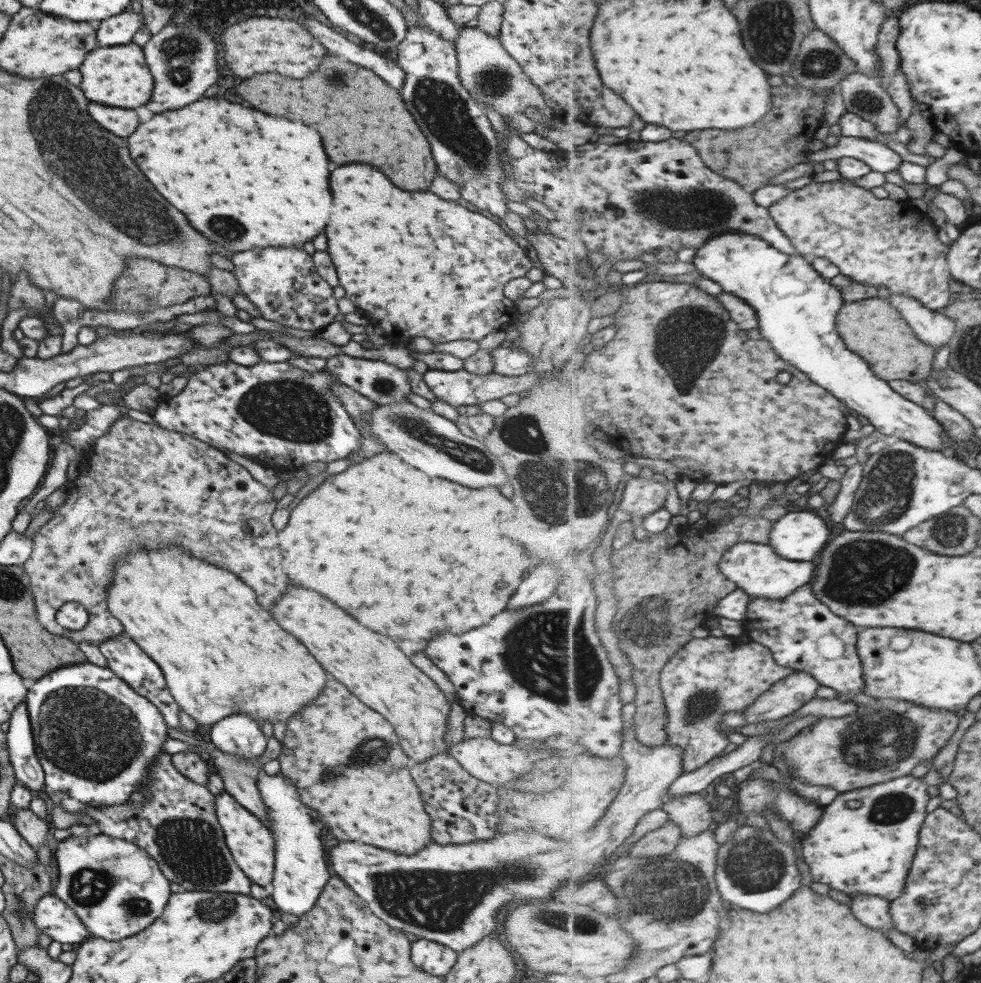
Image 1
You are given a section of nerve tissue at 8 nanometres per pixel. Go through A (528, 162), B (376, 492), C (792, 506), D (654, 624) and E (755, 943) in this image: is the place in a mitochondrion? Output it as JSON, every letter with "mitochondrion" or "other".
{"A":"other","B":"other","C":"other","D":"mitochondrion","E":"other"}

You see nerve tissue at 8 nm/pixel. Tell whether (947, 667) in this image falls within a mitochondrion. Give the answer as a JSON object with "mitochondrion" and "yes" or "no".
{"mitochondrion":"no"}

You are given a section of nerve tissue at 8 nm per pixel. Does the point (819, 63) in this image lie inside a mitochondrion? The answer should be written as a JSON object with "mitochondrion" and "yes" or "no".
{"mitochondrion":"yes"}

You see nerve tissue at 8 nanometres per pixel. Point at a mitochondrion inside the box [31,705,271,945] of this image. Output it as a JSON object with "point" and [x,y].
{"point":[189,846]}

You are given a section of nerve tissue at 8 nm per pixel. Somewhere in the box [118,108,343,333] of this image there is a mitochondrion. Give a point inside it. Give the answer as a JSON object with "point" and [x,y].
{"point":[229,229]}

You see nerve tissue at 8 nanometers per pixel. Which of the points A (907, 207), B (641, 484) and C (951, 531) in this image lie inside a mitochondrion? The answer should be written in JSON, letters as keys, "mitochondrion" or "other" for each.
{"A":"other","B":"other","C":"mitochondrion"}

